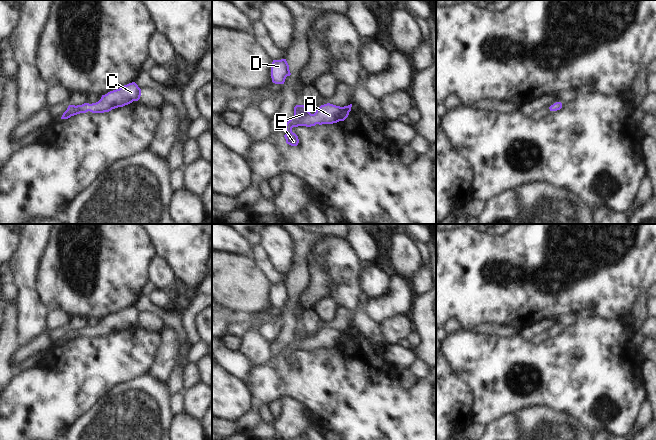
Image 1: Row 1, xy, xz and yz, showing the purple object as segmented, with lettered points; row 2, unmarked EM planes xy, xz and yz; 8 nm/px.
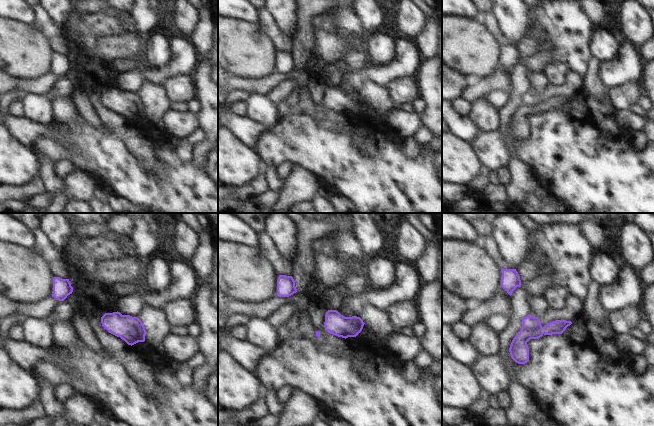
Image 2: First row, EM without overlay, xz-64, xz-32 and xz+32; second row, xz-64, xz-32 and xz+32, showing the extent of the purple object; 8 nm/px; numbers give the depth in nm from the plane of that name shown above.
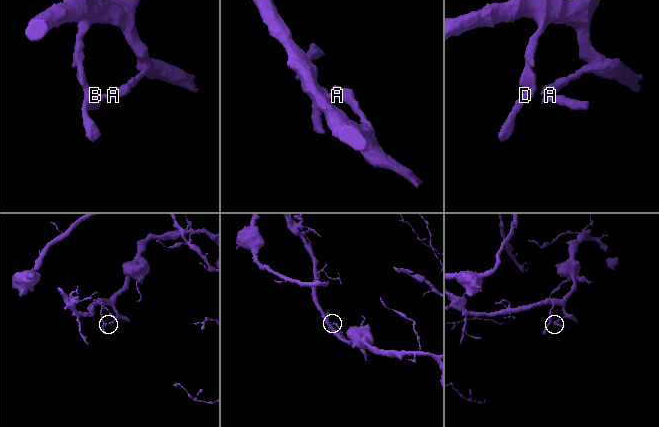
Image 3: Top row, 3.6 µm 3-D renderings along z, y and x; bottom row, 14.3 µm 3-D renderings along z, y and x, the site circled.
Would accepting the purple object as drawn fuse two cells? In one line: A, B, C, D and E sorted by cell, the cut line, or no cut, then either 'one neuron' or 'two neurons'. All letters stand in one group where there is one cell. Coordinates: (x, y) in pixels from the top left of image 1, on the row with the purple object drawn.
groups A B C D E; cut none; one neuron

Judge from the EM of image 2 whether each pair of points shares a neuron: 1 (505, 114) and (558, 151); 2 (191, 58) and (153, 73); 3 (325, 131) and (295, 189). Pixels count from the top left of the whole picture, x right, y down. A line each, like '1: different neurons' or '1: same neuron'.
1: different neurons
2: same neuron
3: different neurons

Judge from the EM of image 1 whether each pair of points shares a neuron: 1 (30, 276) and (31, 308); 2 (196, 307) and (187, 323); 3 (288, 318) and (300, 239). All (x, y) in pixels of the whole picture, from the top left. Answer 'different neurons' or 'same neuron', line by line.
1: same neuron
2: same neuron
3: same neuron

